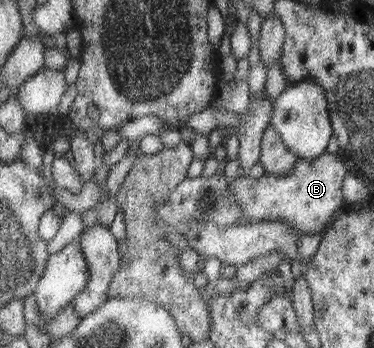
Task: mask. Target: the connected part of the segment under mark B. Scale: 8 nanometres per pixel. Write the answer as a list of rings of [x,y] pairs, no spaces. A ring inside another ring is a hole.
[[[341,152],[326,153],[315,160],[300,159],[287,176],[266,173],[257,179],[240,172],[230,183],[230,189],[242,204],[241,222],[285,221],[302,234],[326,230],[346,204],[344,182],[349,172],[353,172],[353,168],[349,168],[349,164],[340,157]]]

